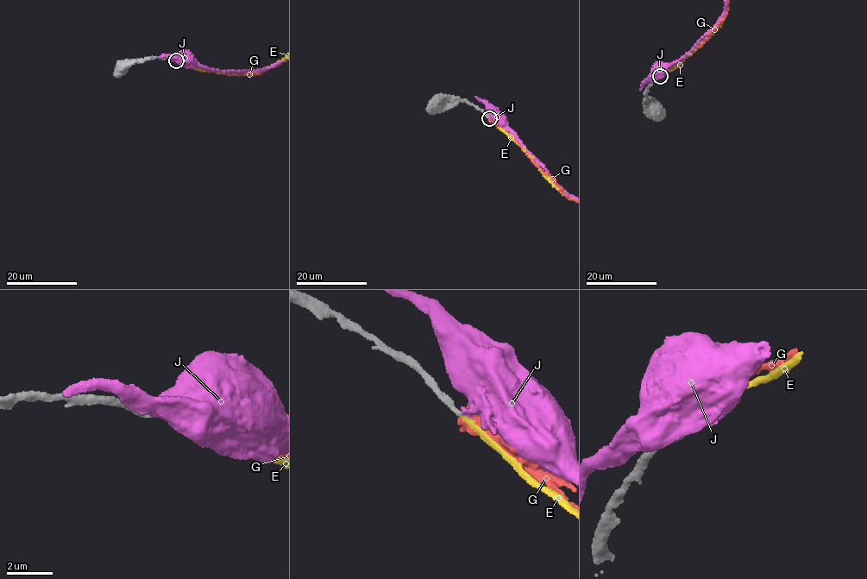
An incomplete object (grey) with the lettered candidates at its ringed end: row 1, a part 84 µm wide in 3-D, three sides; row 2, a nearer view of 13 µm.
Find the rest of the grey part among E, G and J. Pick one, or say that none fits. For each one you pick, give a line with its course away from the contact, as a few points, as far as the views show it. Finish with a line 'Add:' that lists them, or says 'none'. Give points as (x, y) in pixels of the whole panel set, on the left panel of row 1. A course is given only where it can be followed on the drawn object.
Add: E

